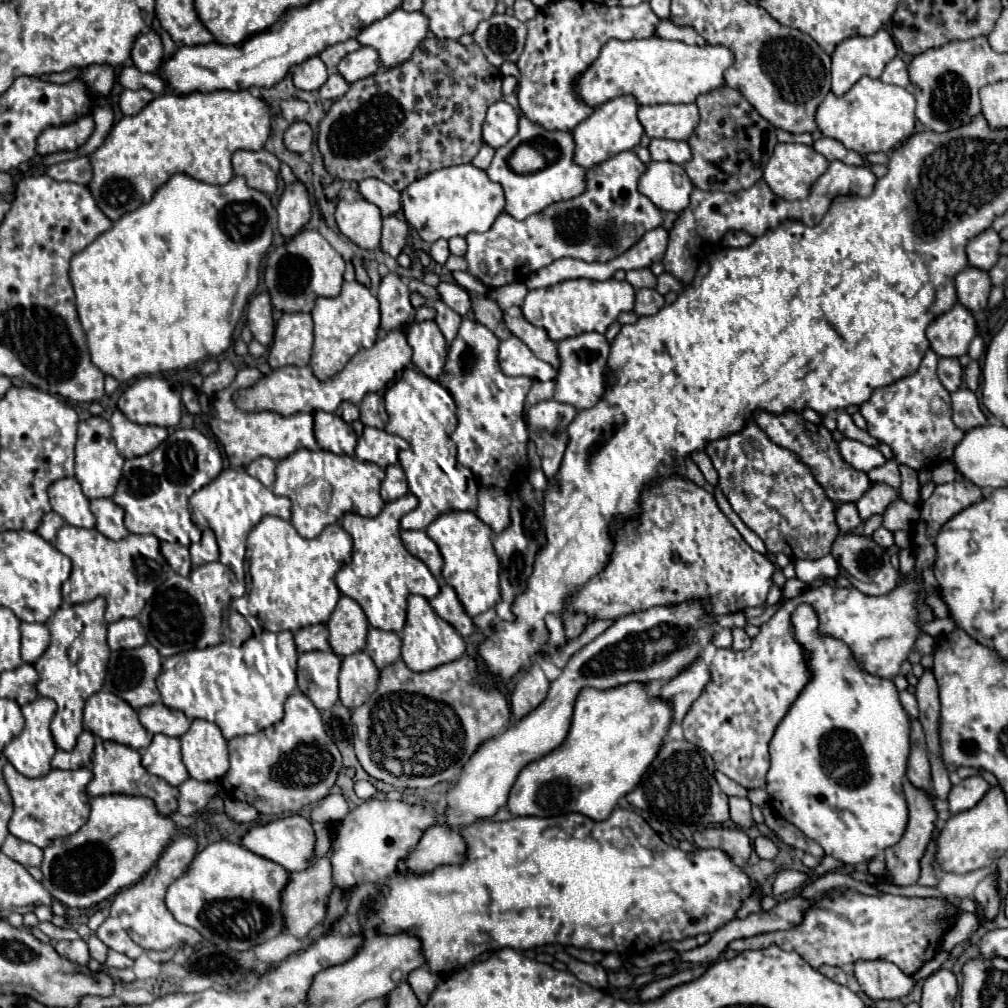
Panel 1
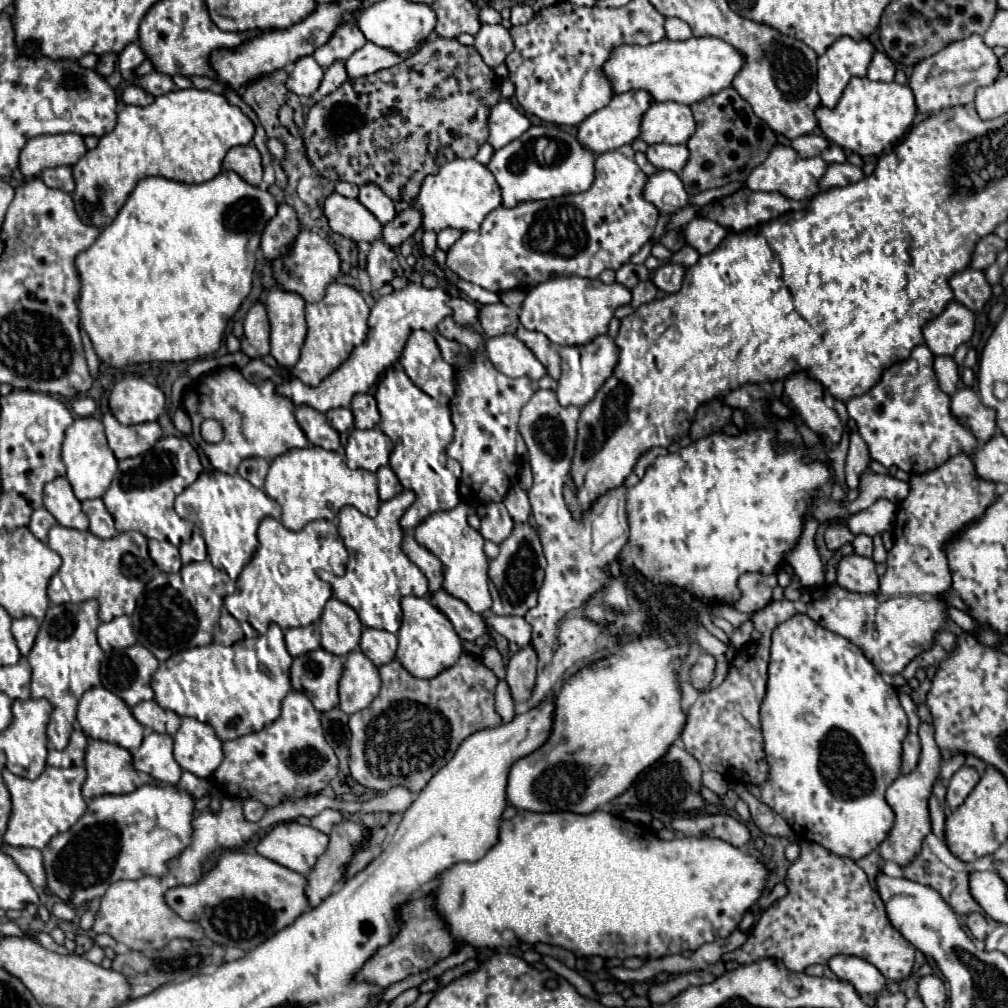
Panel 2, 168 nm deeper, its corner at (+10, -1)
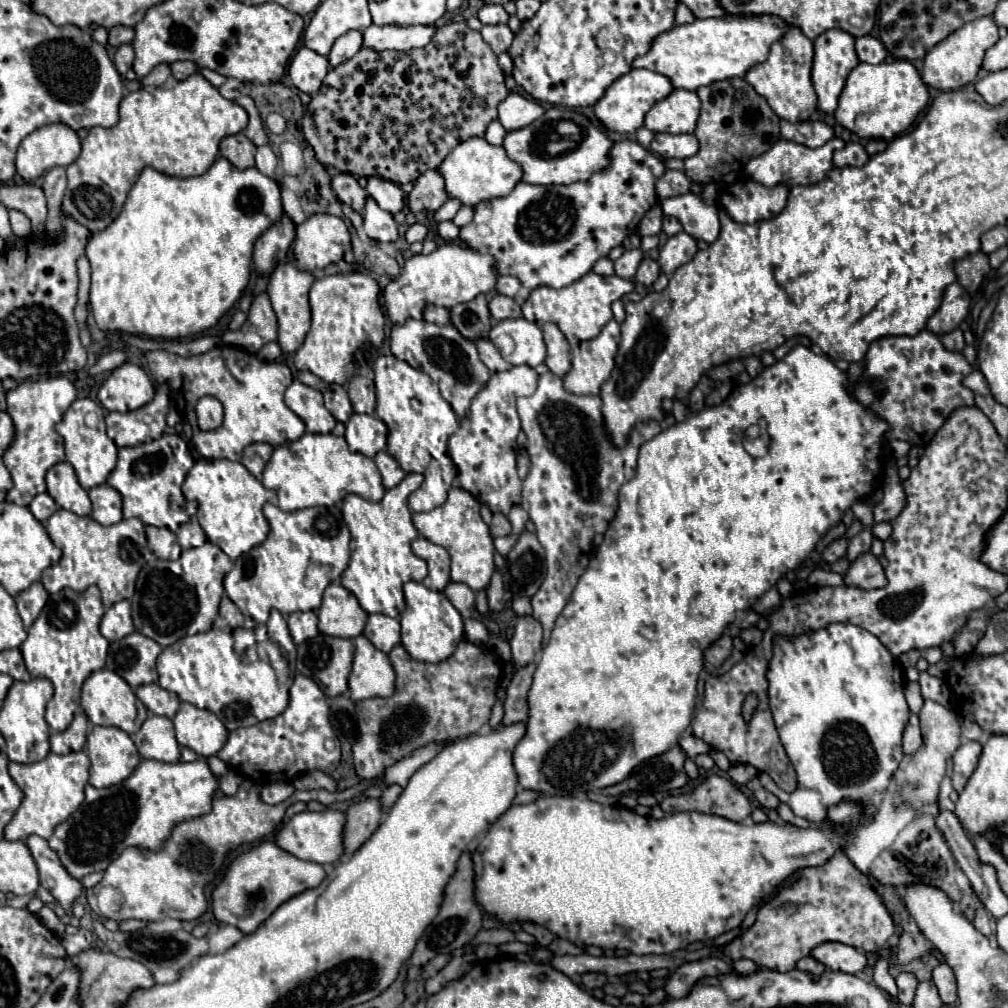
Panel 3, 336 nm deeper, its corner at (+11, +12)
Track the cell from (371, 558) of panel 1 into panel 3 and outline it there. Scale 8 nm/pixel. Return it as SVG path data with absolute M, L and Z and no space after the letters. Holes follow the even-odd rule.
M407 474L395 488L387 490L381 502L363 500L357 494L349 494L343 500L343 520L351 532L351 560L341 574L341 584L353 592L361 608L369 614L385 614L397 618L405 610L403 584L409 580L423 580L427 576L427 562L413 554L411 542L419 536L419 530L411 522L411 510L407 498L423 482L421 474Z

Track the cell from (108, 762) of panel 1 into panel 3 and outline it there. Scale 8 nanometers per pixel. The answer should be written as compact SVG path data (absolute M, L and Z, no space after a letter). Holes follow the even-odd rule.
M95 726L87 736L87 754L91 760L89 784L95 788L123 782L141 762L131 736L113 726Z

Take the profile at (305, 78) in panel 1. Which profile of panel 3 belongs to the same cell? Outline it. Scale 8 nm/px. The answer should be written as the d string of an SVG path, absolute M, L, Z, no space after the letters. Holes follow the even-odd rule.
M301 46L289 64L289 78L295 88L305 94L315 94L329 72L329 60L317 52Z

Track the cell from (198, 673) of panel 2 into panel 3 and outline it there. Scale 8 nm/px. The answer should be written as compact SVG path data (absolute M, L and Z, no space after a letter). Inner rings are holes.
M271 610L266 624L255 625L251 629L243 626L229 628L229 624L218 612L218 617L209 632L185 636L177 640L173 646L167 646L157 658L157 672L161 688L175 692L183 702L213 712L225 724L227 730L237 730L239 726L253 726L257 722L275 718L287 708L289 690L296 672L296 660L296 645L291 640L285 618L277 610Z

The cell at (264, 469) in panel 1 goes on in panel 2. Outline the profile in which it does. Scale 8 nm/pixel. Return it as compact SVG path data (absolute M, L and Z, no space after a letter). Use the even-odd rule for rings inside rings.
M252 457L252 459L244 459L238 467L238 475L242 475L246 481L250 481L254 487L262 489L264 487L264 479L268 475L270 469L270 461L262 459L262 457Z

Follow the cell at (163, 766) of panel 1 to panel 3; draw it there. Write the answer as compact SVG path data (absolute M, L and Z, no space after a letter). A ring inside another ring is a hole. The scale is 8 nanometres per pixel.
M149 716L141 730L131 734L139 754L161 762L179 762L181 750L175 740L173 722L165 716Z

